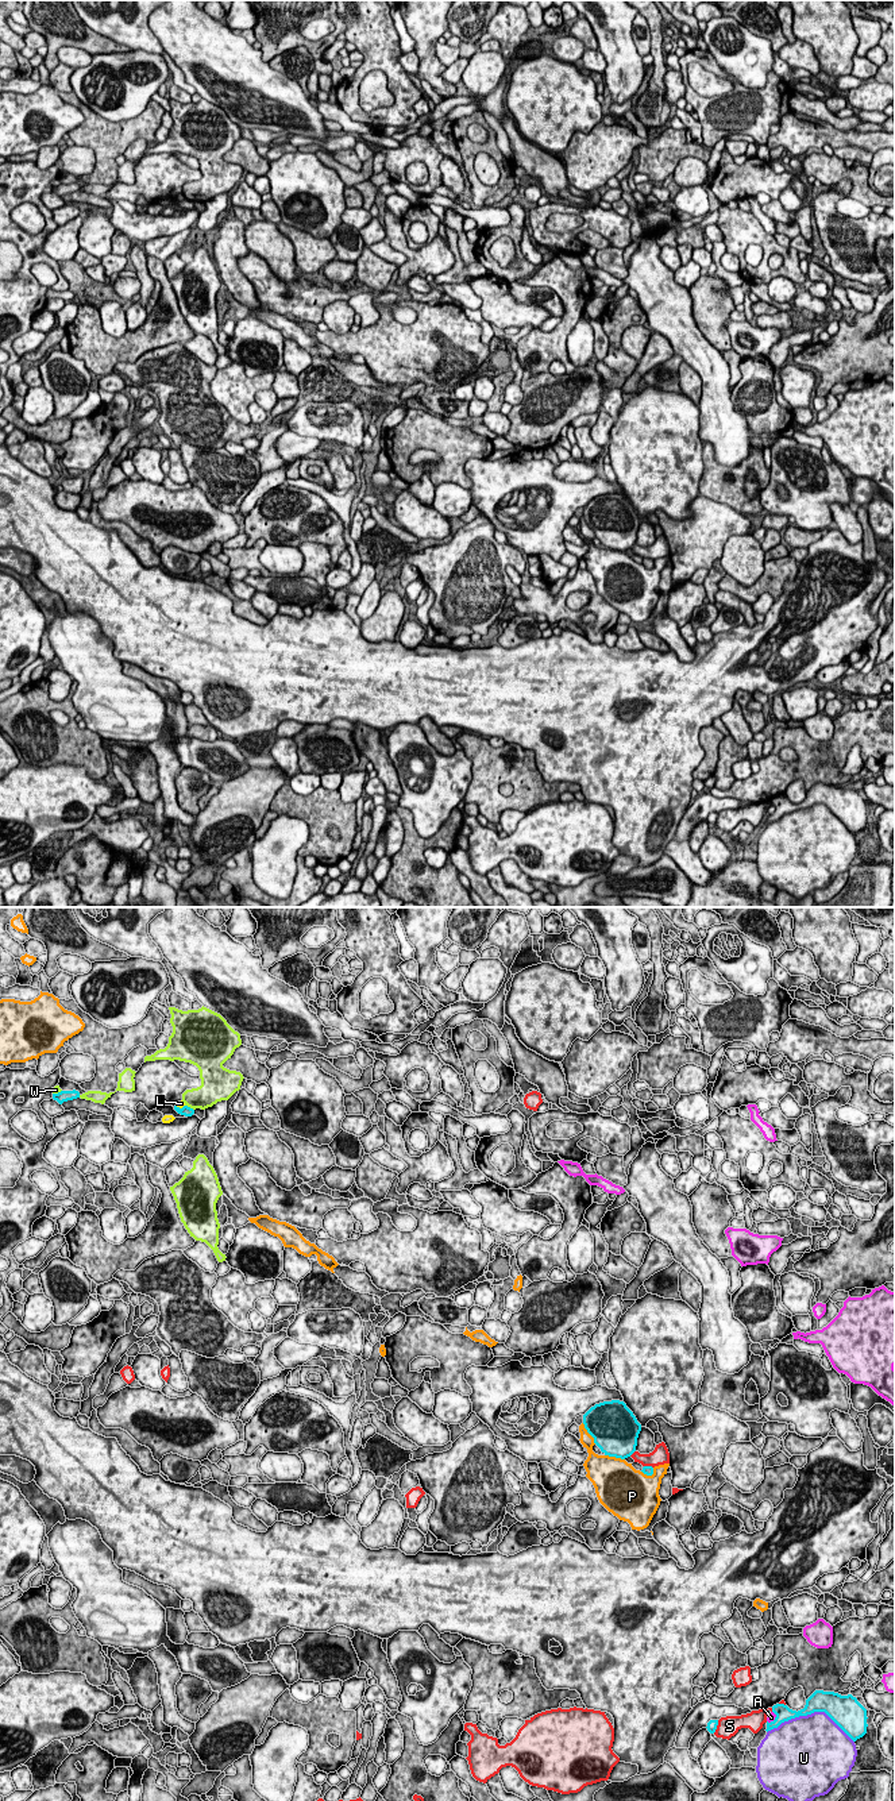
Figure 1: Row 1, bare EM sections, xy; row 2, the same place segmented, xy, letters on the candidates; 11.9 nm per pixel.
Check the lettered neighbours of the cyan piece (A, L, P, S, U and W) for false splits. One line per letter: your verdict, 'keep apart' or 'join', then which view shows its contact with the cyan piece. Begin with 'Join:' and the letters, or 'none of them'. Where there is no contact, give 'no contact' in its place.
Join: none of them
A: keep apart; meets cyan in xy
L: keep apart; meets cyan in xy
P: keep apart; meets cyan in xy
S: keep apart; meets cyan in xy
U: keep apart; meets cyan in xy
W: keep apart; meets cyan in xy

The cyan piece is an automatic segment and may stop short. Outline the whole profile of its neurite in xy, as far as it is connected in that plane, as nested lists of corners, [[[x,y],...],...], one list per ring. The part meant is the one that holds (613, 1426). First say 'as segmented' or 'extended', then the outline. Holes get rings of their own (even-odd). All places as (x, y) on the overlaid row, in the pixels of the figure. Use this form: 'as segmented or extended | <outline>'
as segmented | [[[624,1401],[595,1404],[583,1415],[583,1424],[605,1455],[625,1459],[636,1451],[641,1424]]]

